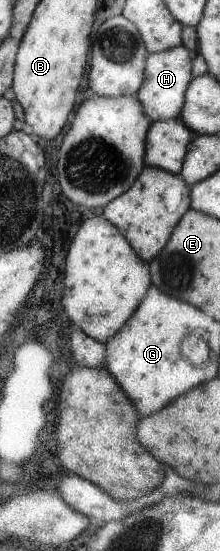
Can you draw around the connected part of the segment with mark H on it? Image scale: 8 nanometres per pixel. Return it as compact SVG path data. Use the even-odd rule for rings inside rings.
M182 43L175 48L163 52L150 53L145 67L144 84L137 91L137 98L144 107L144 112L150 119L166 121L179 116L183 106L183 96L193 76L193 53Z

